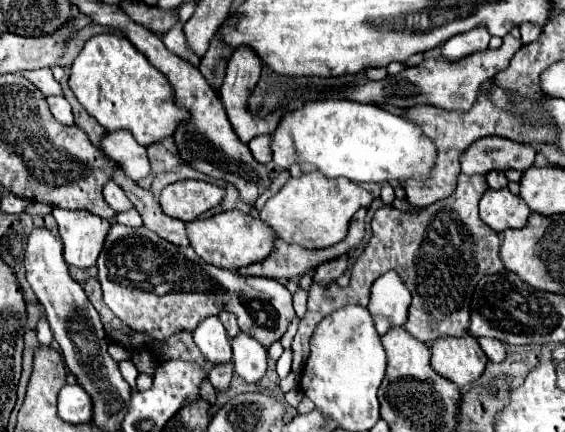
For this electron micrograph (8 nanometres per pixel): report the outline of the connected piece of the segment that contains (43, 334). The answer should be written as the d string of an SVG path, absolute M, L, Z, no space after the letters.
M43 316L37 322L37 338L39 338L41 346L49 346L53 342L53 332L51 332L51 328Z

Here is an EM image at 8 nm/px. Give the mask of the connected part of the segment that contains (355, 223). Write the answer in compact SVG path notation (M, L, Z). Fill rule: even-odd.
M361 208L361 210L353 216L353 220L351 220L351 224L349 224L349 234L347 234L347 238L341 240L341 242L335 244L335 246L321 248L321 250L307 250L307 248L301 248L301 246L297 246L297 244L287 244L287 242L283 242L283 240L277 240L277 248L275 248L273 256L269 256L269 258L263 260L261 264L251 264L249 268L241 268L241 270L237 270L237 274L241 274L241 276L263 276L263 278L273 278L273 280L289 280L289 278L303 276L303 274L315 270L319 264L325 264L325 262L335 260L335 258L339 258L339 256L343 256L343 254L349 254L351 250L355 250L355 248L361 244L361 240L363 240L363 236L365 236L365 212L367 212L367 210Z

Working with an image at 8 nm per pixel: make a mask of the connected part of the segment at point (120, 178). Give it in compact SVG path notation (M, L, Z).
M119 166L113 168L111 180L125 190L127 198L129 198L131 204L137 208L137 212L139 212L141 218L143 218L143 224L145 224L149 230L153 230L155 234L159 234L161 238L165 238L165 240L171 242L171 244L189 246L185 222L167 216L167 214L161 210L159 200L153 196L151 190L145 190L145 188L137 186L133 180L129 180Z

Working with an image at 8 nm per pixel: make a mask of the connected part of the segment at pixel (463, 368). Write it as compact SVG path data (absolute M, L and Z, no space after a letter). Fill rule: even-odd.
M445 336L431 344L431 368L461 388L475 382L487 362L485 352L473 336Z

